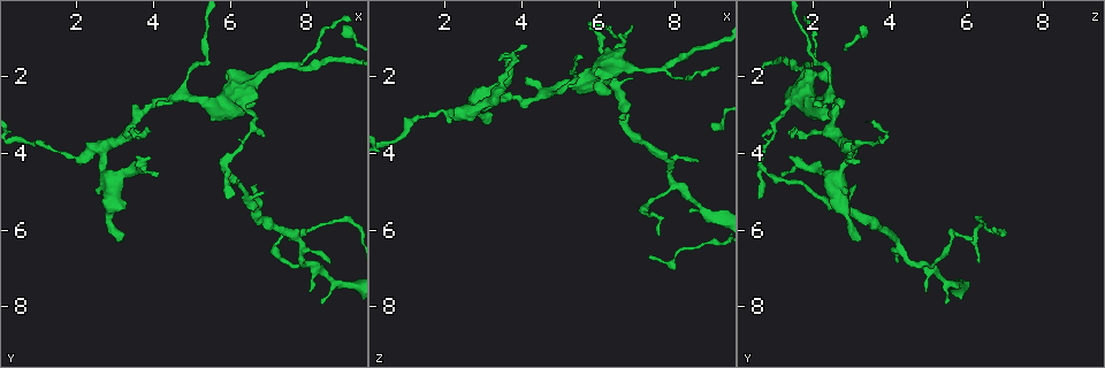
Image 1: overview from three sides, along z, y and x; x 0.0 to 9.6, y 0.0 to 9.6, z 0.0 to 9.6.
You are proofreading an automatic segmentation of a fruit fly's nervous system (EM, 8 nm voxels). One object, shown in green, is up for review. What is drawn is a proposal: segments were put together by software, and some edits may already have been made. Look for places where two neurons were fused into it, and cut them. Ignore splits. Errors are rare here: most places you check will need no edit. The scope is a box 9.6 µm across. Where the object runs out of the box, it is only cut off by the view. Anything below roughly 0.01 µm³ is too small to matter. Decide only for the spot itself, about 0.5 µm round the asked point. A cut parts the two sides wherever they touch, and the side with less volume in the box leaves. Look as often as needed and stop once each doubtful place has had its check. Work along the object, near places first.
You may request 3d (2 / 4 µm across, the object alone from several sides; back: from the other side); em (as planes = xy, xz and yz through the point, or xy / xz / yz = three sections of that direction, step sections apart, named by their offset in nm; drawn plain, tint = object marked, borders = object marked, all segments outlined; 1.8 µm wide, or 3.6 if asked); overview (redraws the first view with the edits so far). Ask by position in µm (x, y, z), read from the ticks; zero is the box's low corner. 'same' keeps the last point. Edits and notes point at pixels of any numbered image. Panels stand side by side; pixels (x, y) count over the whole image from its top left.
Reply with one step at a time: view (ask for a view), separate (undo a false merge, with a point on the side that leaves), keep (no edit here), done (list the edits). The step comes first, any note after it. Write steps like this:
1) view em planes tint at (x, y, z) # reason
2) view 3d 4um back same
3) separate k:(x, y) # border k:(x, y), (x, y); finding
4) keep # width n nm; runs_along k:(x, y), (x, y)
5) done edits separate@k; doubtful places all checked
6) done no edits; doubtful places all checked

view em xz step 4 tint at (7.70, 1.65, 1.75) # narrows sharply

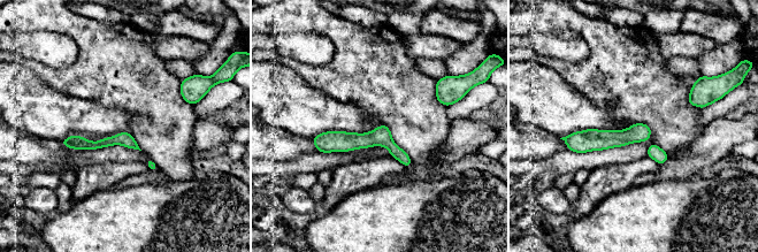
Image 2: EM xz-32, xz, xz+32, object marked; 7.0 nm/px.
view em planes borders same

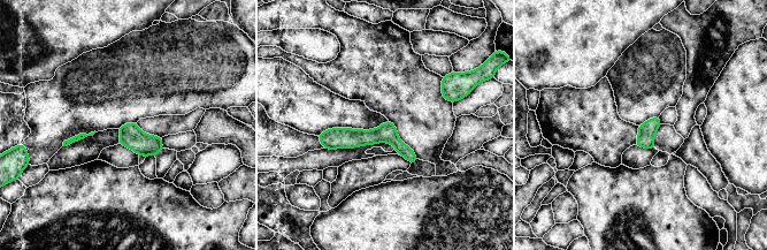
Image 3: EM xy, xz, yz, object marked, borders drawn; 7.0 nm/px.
keep # runs_along 3:(322, 138), (391, 137), (413, 159); one neuron here

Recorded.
view 3d 4um at (4.80, 2.50, 2.30) # three arms meet

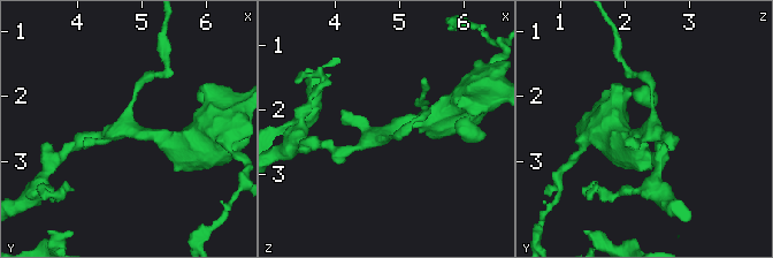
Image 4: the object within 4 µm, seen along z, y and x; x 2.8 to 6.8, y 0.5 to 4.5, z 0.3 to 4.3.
view em xy step 8 tint at (4.80, 2.50, 2.30) # now the EM

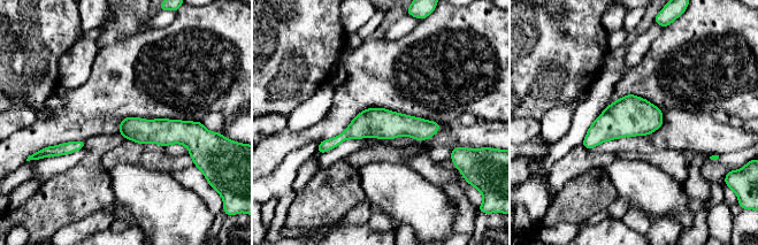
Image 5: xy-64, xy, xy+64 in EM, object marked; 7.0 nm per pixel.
view em planes tint same

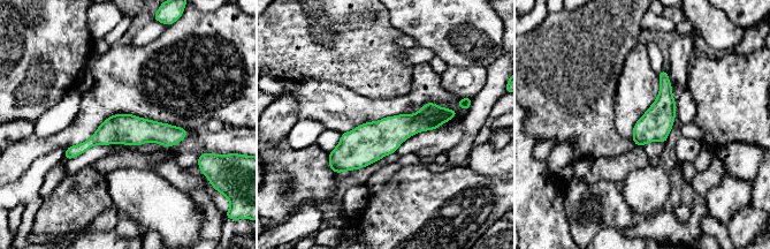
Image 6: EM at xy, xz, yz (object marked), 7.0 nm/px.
keep # runs_along 6:(452, 113), (405, 125), (332, 165); one neuron here

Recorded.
view em 3.6um planes tint at (6.50, 2.25, 1.65) # thick turns thin

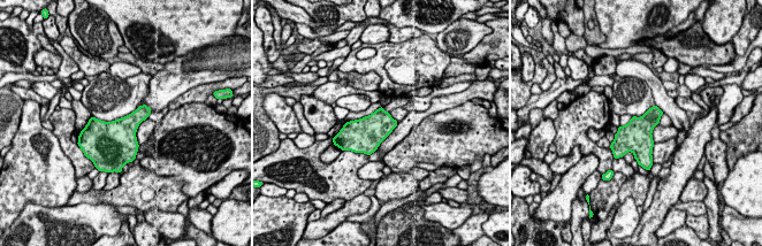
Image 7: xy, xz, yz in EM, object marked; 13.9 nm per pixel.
keep # one neuron here

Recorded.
view 3d 4um at (5.80, 4.30, 0.70) # branch point

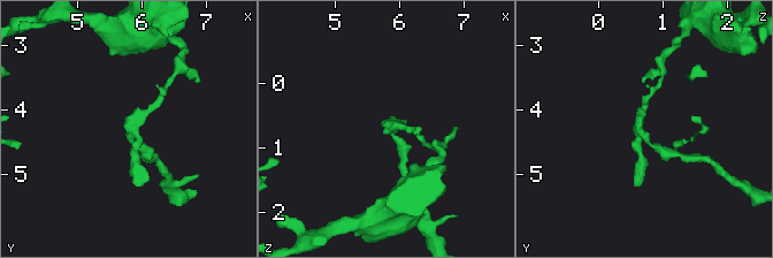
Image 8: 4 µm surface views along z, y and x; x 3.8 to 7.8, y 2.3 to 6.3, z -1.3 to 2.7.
view em planes tint at (5.80, 4.35, 0.65) # now the EM

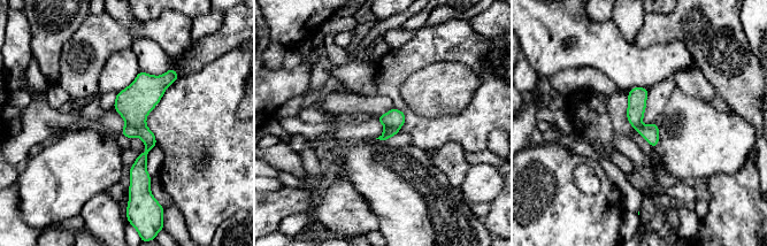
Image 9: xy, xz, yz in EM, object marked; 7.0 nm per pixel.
separate 9:(129, 131) # two neurons meet here

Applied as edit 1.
done edits separate@9; doubtful places all checked

